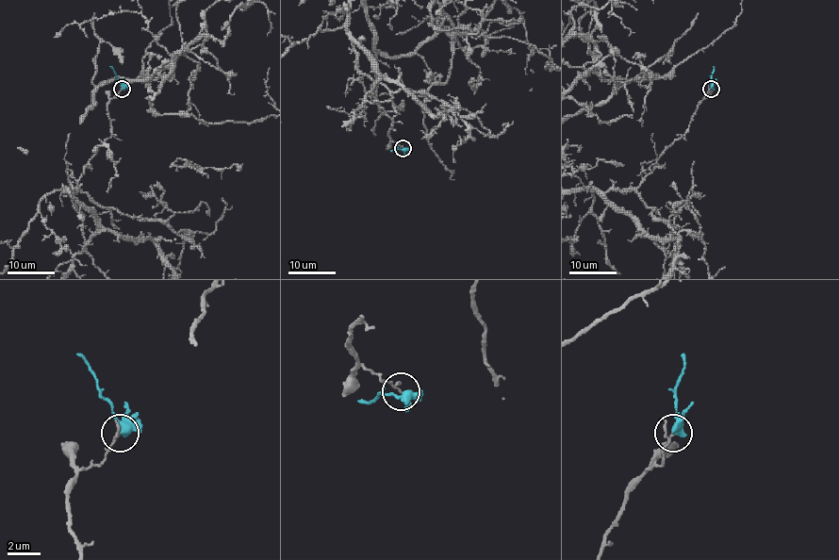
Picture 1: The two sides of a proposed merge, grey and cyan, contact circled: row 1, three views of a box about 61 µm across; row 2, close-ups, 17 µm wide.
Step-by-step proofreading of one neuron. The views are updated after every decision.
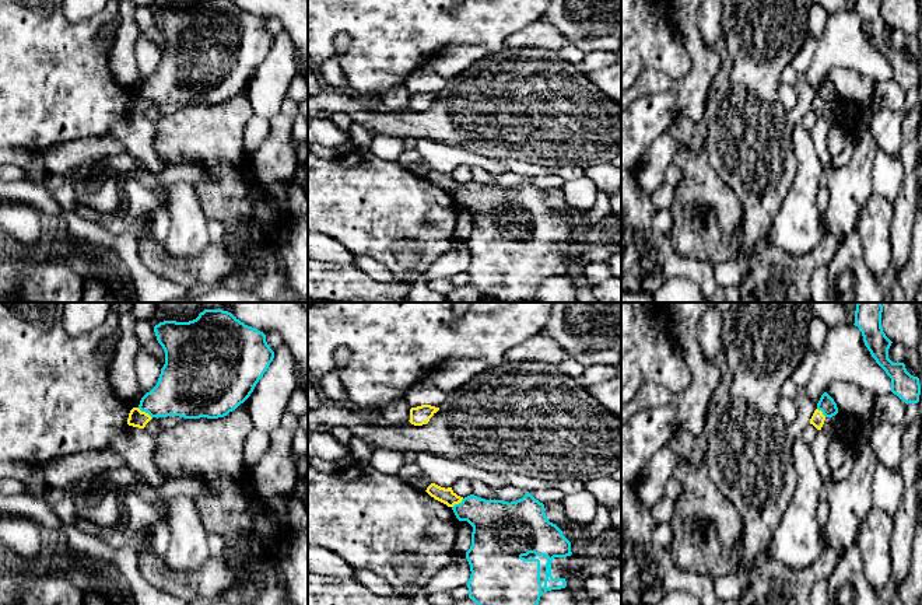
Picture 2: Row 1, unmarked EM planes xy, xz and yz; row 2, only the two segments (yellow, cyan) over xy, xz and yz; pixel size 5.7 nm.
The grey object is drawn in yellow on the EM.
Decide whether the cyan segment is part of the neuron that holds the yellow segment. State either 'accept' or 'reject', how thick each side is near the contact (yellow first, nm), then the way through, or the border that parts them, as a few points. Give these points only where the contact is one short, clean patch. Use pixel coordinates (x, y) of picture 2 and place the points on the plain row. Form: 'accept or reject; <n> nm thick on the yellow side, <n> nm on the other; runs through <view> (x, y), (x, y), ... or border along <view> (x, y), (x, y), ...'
reject; 100 nm thick on the yellow side, 300 nm on the other; border along xy (137, 94), (151, 104)

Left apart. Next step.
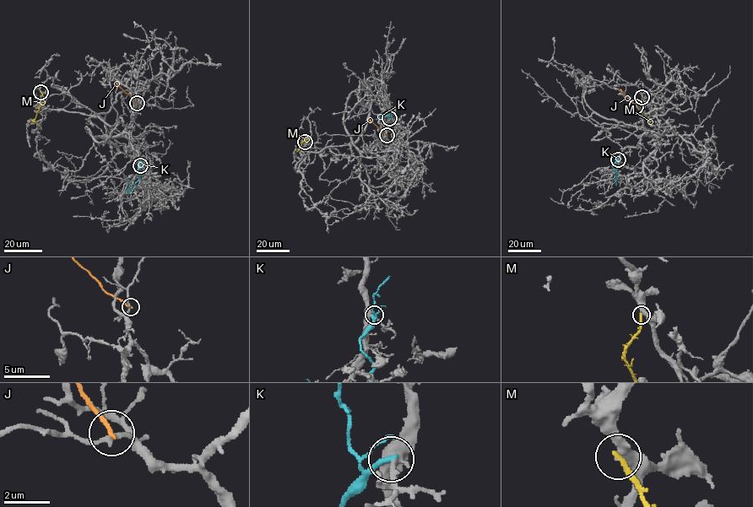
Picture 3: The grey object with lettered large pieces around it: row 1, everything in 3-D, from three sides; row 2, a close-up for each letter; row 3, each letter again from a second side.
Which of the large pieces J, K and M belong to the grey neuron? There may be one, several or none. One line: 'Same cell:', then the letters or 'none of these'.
Same cell: none of these

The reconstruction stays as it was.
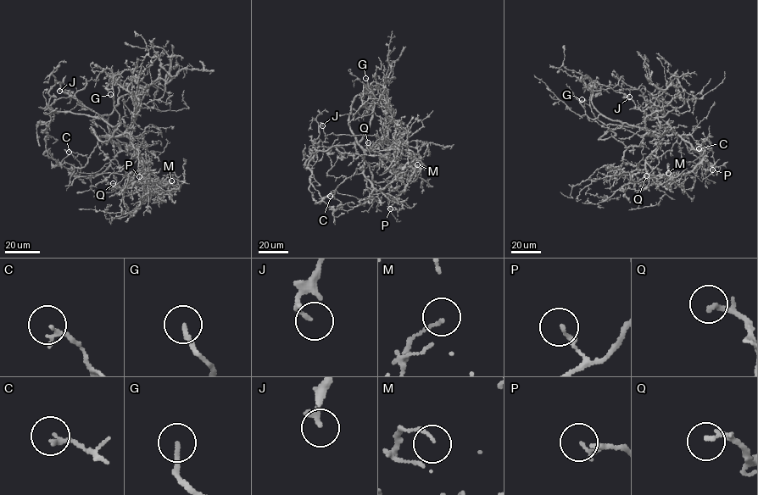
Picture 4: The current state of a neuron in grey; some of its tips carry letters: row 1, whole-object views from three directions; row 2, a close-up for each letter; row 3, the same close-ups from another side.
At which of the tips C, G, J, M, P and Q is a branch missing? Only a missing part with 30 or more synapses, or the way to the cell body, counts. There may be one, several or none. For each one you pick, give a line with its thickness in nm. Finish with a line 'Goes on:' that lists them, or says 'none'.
G: 180 nm thick
Goes on: G

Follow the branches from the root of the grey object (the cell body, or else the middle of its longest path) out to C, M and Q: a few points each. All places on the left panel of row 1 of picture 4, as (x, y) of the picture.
C: (125, 130), (108, 136), (119, 152), (106, 169), (93, 177), (80, 175), (80, 164), (69, 152)
M: (125, 130), (119, 135), (108, 136), (122, 150), (139, 153), (148, 169), (161, 182), (168, 183), (171, 180)
Q: (125, 130), (119, 136), (130, 140), (143, 166), (147, 186), (130, 193), (113, 183)

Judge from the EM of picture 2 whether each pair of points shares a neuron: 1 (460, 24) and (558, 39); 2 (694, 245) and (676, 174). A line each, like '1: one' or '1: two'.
1: two
2: two

